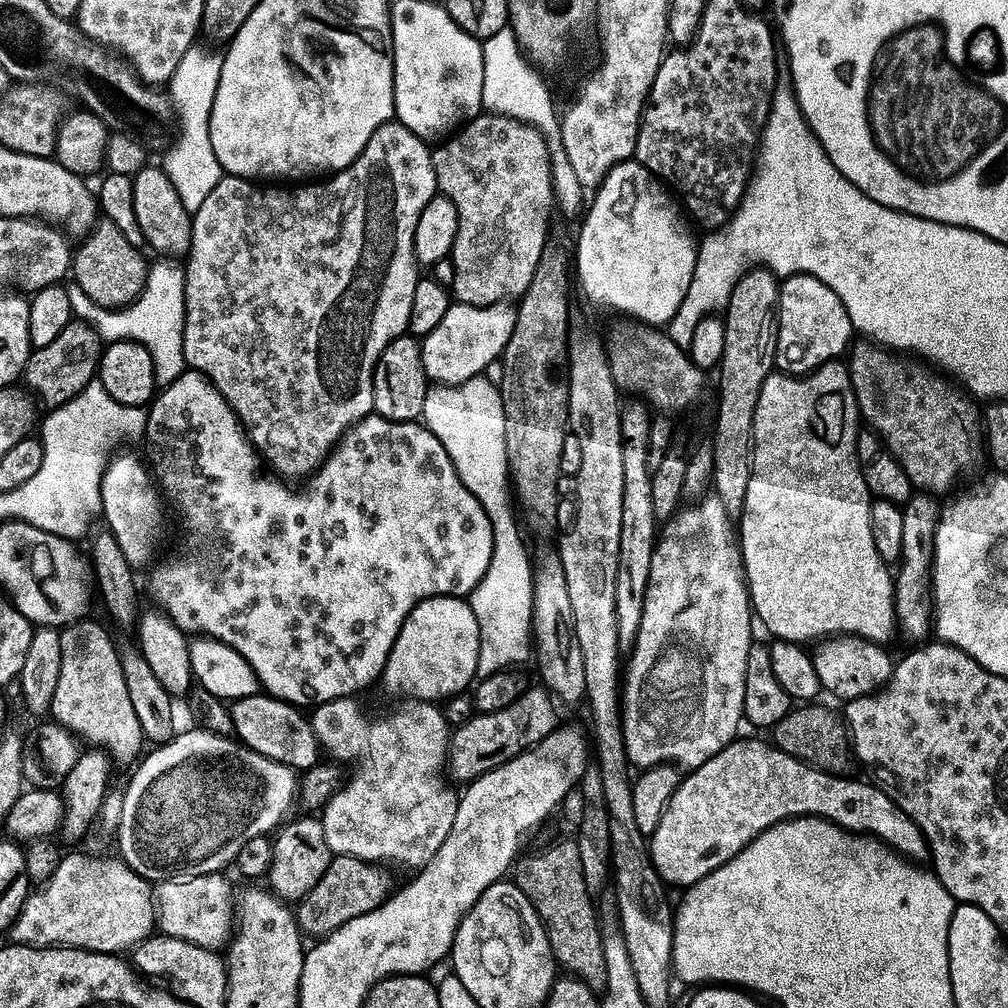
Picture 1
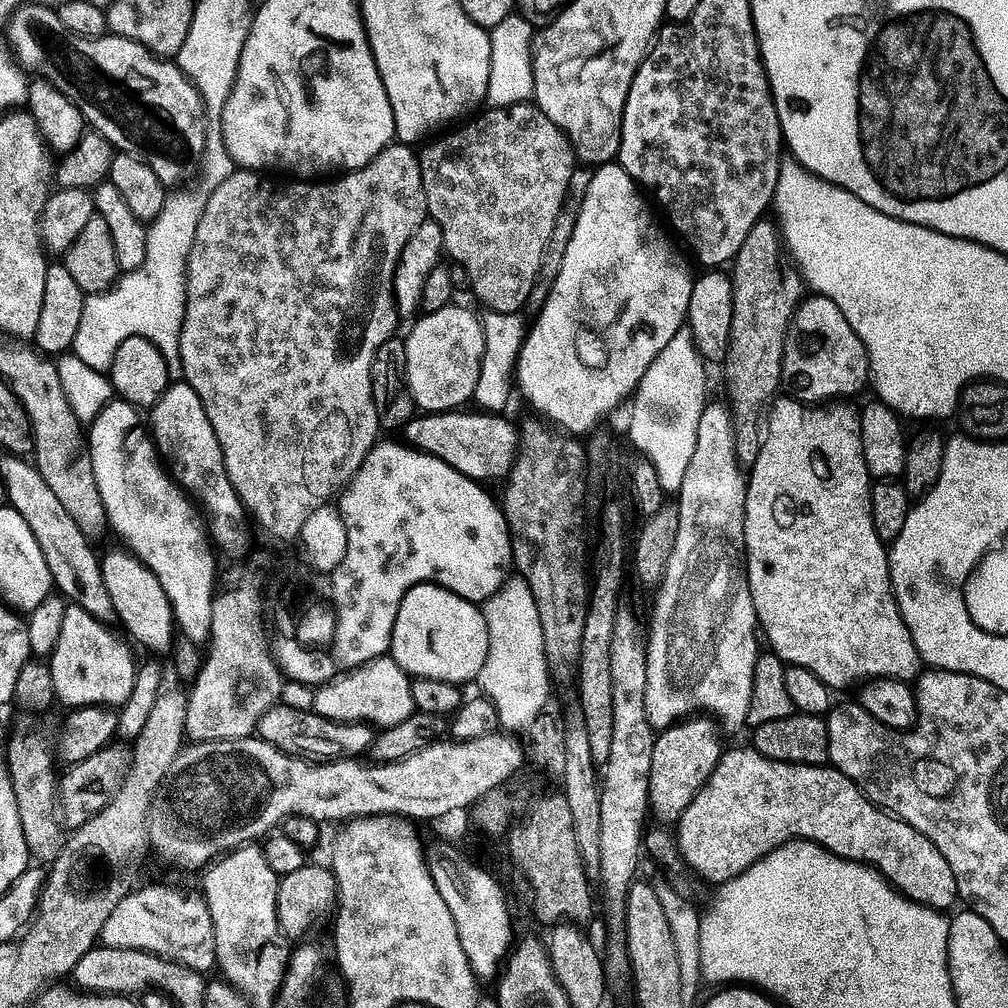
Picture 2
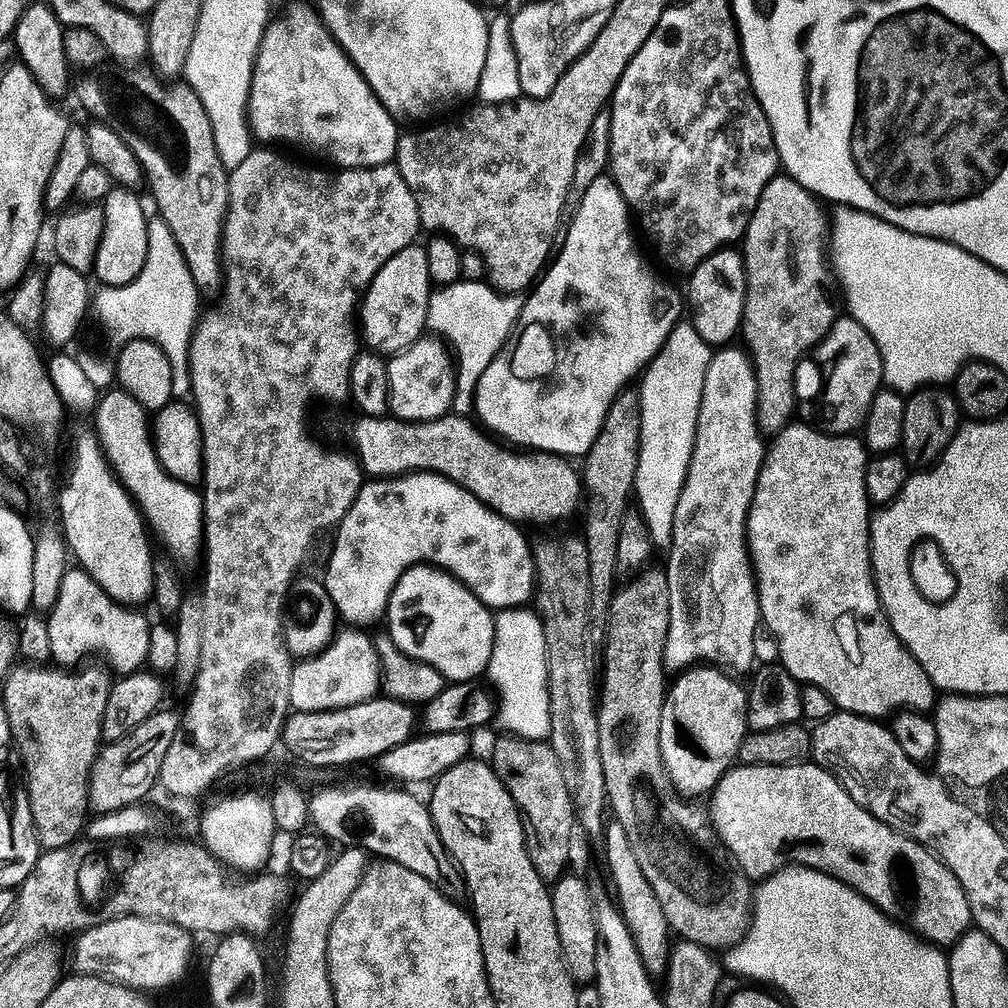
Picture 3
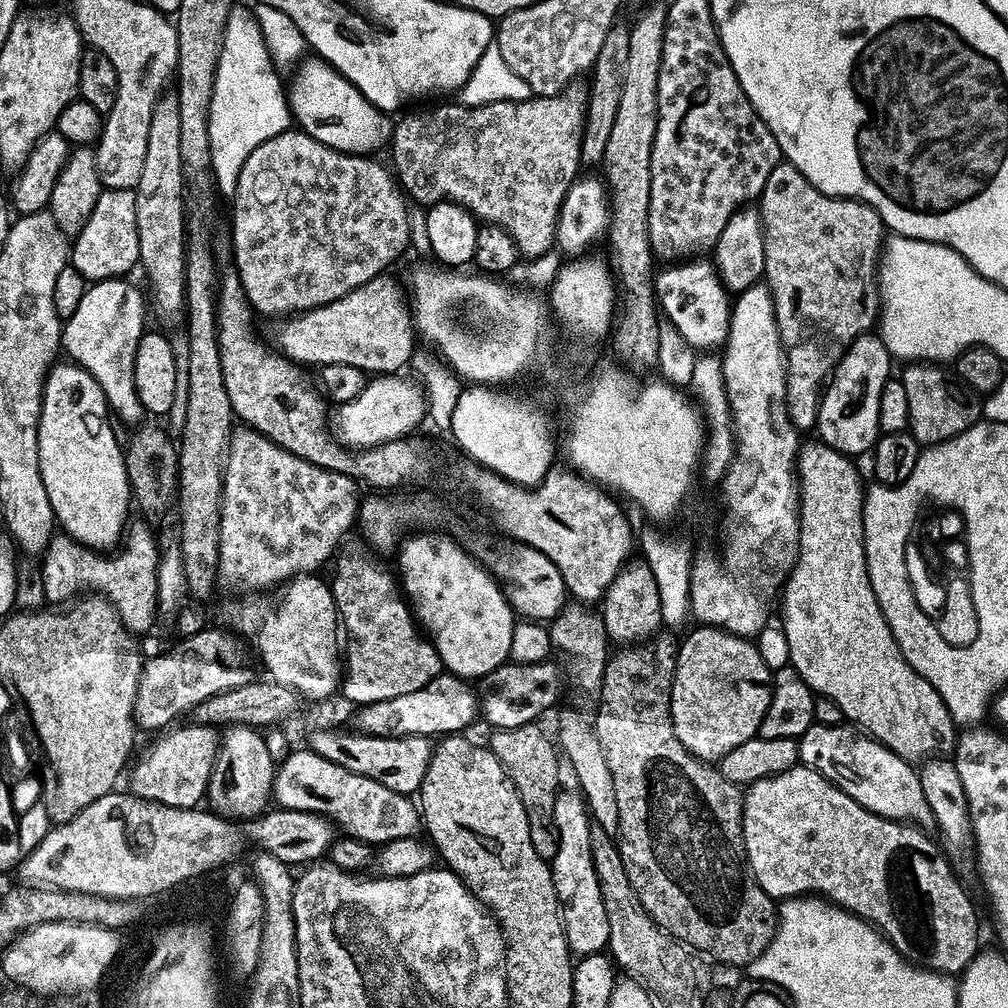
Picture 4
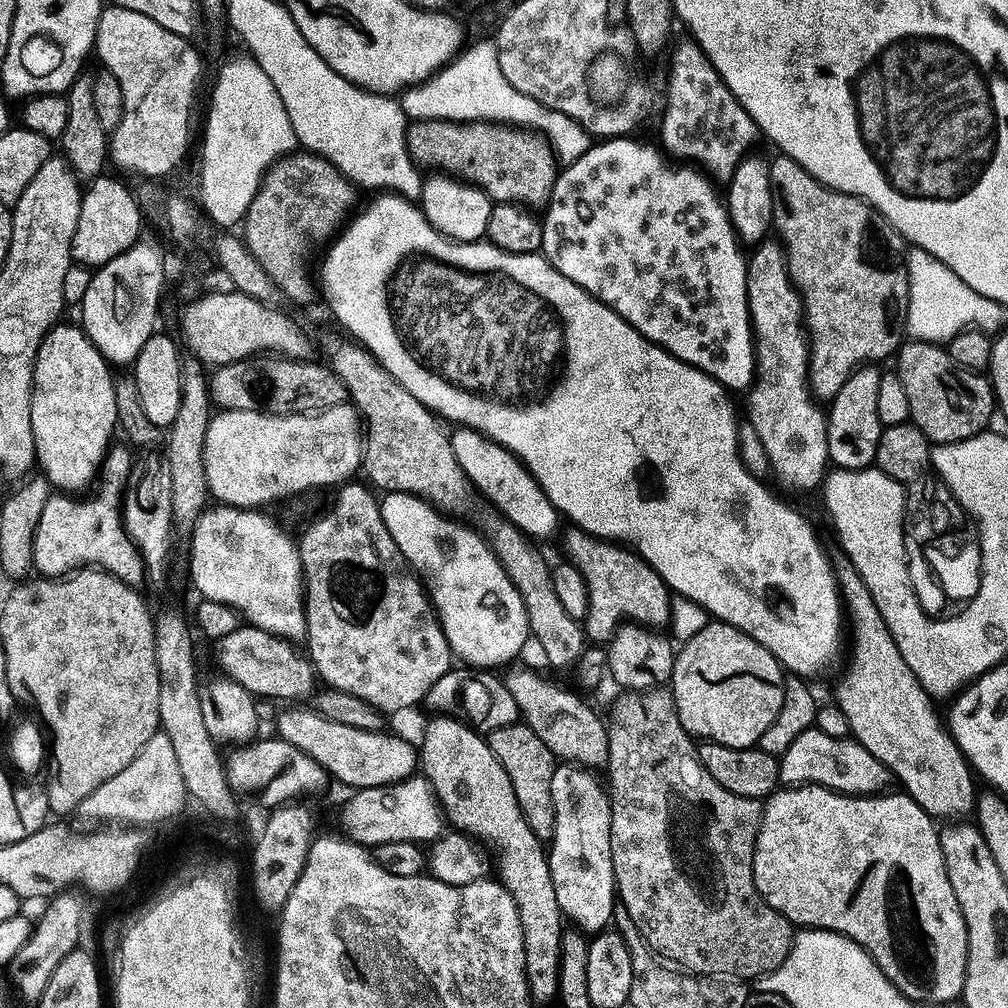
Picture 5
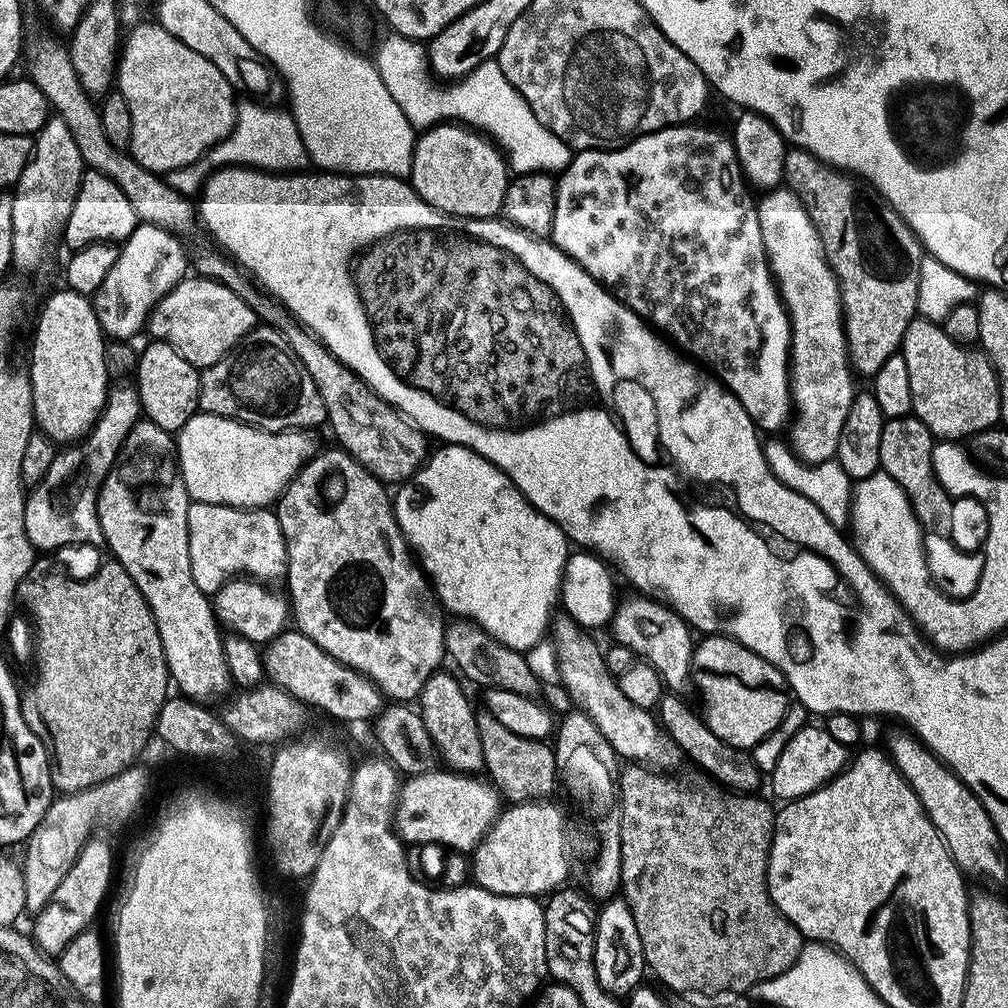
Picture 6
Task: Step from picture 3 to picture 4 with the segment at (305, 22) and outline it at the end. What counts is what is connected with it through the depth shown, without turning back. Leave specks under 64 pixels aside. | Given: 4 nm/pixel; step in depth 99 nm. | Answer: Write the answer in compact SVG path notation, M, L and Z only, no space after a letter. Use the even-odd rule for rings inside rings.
M308 58L295 69L296 77L292 80L292 88L287 93L295 123L308 135L322 142L335 152L345 152L348 156L371 157L380 147L391 141L394 131L393 121L379 112L361 92L349 82L340 72L335 72L331 64L319 58Z

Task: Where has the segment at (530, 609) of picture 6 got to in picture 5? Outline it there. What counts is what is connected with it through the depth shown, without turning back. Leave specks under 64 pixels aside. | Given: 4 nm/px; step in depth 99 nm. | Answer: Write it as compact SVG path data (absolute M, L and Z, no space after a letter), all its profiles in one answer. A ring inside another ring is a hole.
M461 427L451 433L454 454L462 466L462 470L472 481L475 491L489 496L496 503L496 508L507 523L519 528L525 536L537 541L552 536L561 531L562 517L556 507L546 498L540 489L540 483L529 474L524 463L513 452L508 452L500 444L489 440L481 432L474 432L471 428ZM389 492L380 509L390 538L398 542L398 550L420 577L440 617L453 657L465 660L472 670L500 670L496 668L519 661L522 646L530 638L526 606L485 537L483 540L464 524L455 524L455 519L418 496Z

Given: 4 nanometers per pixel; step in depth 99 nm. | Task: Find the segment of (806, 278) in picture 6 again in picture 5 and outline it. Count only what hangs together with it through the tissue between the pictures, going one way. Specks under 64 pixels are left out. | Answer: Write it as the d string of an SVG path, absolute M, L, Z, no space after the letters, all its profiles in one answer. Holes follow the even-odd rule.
M765 242L755 249L748 266L748 309L756 334L758 379L748 400L748 416L752 419L754 436L765 444L771 471L796 488L816 488L823 485L829 471L830 442L825 409L814 399L810 383L810 340L806 335L804 301L788 275L788 257L779 243Z

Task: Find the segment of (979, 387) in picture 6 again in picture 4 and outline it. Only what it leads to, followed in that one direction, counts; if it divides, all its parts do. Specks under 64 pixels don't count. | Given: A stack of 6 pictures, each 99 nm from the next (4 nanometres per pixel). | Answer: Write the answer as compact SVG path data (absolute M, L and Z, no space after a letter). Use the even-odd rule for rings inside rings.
M912 362L902 375L906 388L907 401L910 402L908 427L912 437L921 446L931 446L950 442L966 430L970 430L982 420L982 400L967 384L955 375L947 376L939 364Z

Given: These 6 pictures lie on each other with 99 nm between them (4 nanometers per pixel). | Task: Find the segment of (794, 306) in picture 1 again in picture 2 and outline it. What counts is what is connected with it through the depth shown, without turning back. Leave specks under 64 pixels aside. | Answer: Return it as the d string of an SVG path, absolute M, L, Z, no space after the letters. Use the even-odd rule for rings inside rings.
M813 295L805 299L796 311L792 327L788 330L788 341L784 347L782 362L783 383L789 388L791 395L802 404L824 406L829 402L844 402L848 396L856 396L864 387L869 387L872 367L866 346L858 334L854 334L854 326L846 322L846 314L838 310L838 306L830 298Z

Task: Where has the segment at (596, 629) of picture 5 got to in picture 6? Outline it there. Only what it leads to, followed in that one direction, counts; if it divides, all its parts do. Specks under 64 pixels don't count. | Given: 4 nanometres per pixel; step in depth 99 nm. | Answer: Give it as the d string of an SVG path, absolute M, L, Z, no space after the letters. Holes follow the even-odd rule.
M632 594L632 597L630 597L629 600L625 602L625 604L623 601L623 603L617 607L616 616L610 625L610 632L613 632L613 634L616 635L616 639L614 640L617 645L629 647L637 657L643 658L649 665L651 665L651 667L656 669L663 680L665 689L667 689L669 693L684 694L684 691L686 691L687 688L690 688L690 685L692 684L692 659L696 653L697 641L695 639L692 640L692 636L694 637L693 629L690 627L690 625L688 625L688 623L686 623L686 621L684 621L684 619L682 619L680 615L677 614L675 610L673 610L673 608L668 607L667 604L661 604L660 601L651 599L643 594Z

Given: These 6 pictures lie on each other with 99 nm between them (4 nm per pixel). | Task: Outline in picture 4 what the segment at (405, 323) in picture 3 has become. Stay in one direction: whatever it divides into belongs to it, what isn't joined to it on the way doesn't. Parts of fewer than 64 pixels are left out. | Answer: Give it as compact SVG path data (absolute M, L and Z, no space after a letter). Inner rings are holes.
M388 279L372 280L338 302L289 319L280 332L279 351L301 366L341 364L354 366L373 377L403 373L418 352L412 330L414 318L411 309L409 312L404 305L399 286Z

